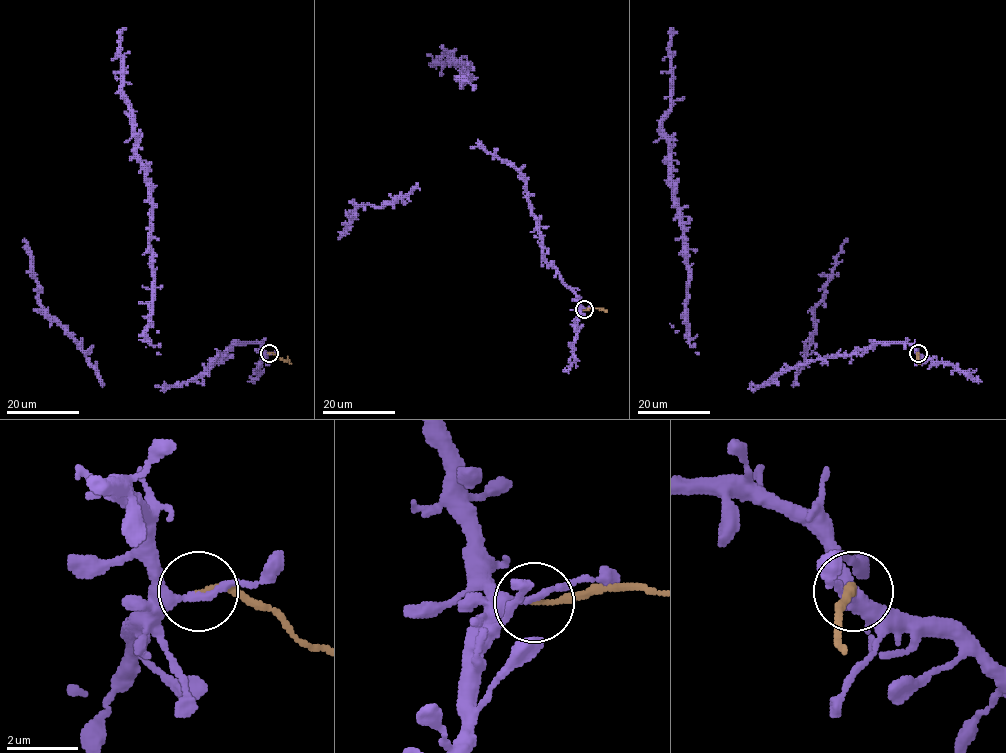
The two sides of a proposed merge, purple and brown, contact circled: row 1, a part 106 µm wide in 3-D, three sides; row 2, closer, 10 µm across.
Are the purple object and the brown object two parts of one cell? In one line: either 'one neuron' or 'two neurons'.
two neurons

